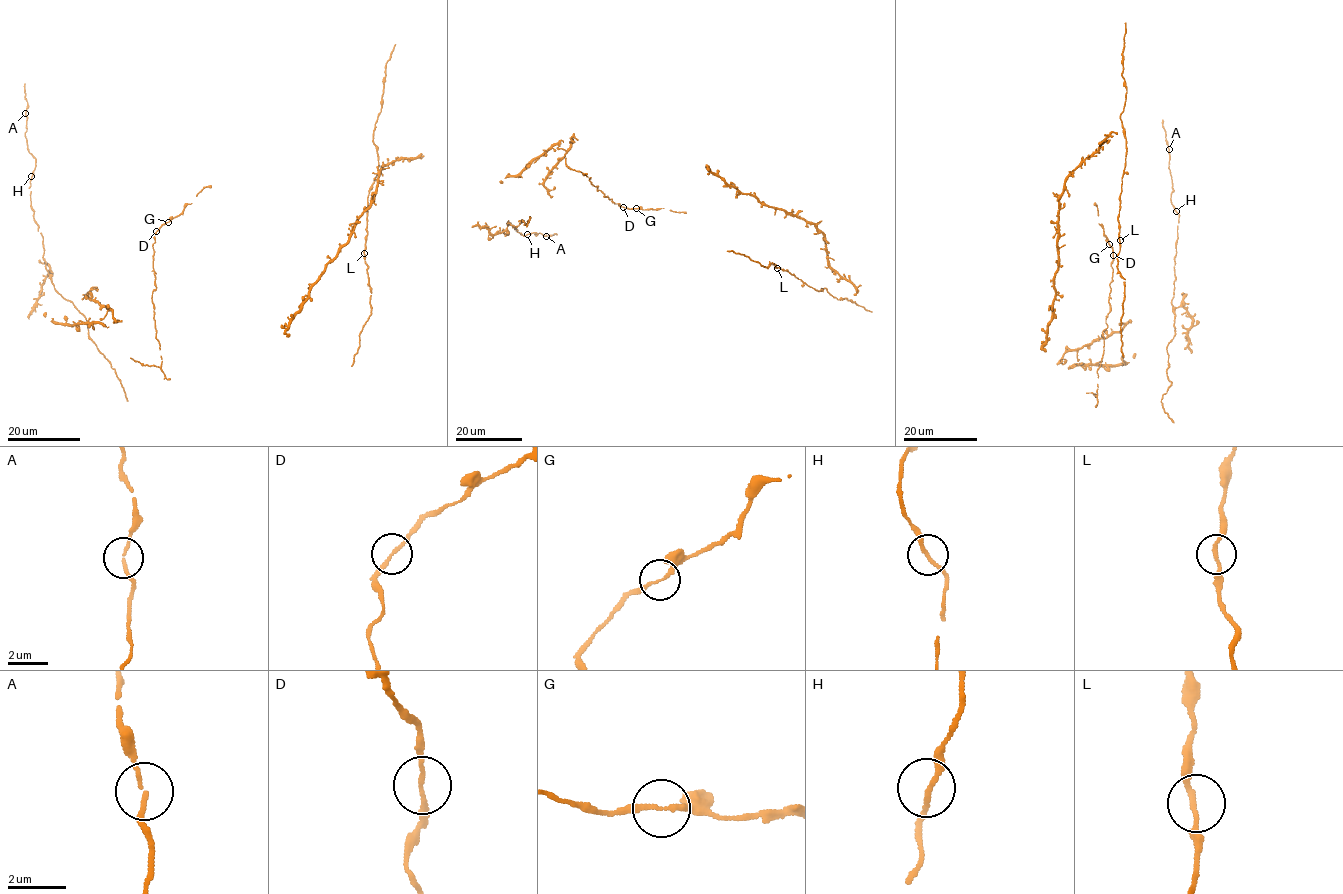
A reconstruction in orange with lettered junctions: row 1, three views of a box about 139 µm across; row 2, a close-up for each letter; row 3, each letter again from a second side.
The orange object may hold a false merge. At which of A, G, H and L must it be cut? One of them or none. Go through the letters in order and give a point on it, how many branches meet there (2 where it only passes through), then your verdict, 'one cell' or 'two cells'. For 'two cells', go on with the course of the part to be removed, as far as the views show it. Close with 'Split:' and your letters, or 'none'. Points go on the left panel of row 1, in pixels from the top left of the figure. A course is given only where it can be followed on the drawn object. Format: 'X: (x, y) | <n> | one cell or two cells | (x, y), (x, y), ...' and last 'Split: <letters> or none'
A: (25, 113) | 2 | one cell
G: (168, 222) | 2 | one cell
H: (31, 176) | 2 | one cell
L: (364, 253) | 2 | one cell
Split: none

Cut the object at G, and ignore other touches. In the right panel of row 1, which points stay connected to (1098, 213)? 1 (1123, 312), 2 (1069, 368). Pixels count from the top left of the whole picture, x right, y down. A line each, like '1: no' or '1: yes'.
1: yes
2: yes

